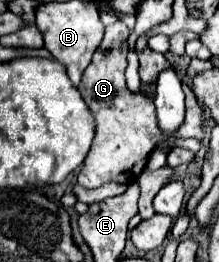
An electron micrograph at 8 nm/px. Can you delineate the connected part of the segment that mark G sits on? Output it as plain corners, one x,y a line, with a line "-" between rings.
122,21
108,25
100,47
96,49
90,65
82,73
80,95
86,101
96,123
96,135
92,147
78,173
78,183
82,187
92,189
110,181
126,183
126,185
136,181
136,177
142,173
142,169
148,163
150,151
162,139
162,133
156,125
152,99
148,99
144,93
132,95
124,83
128,35
130,31

